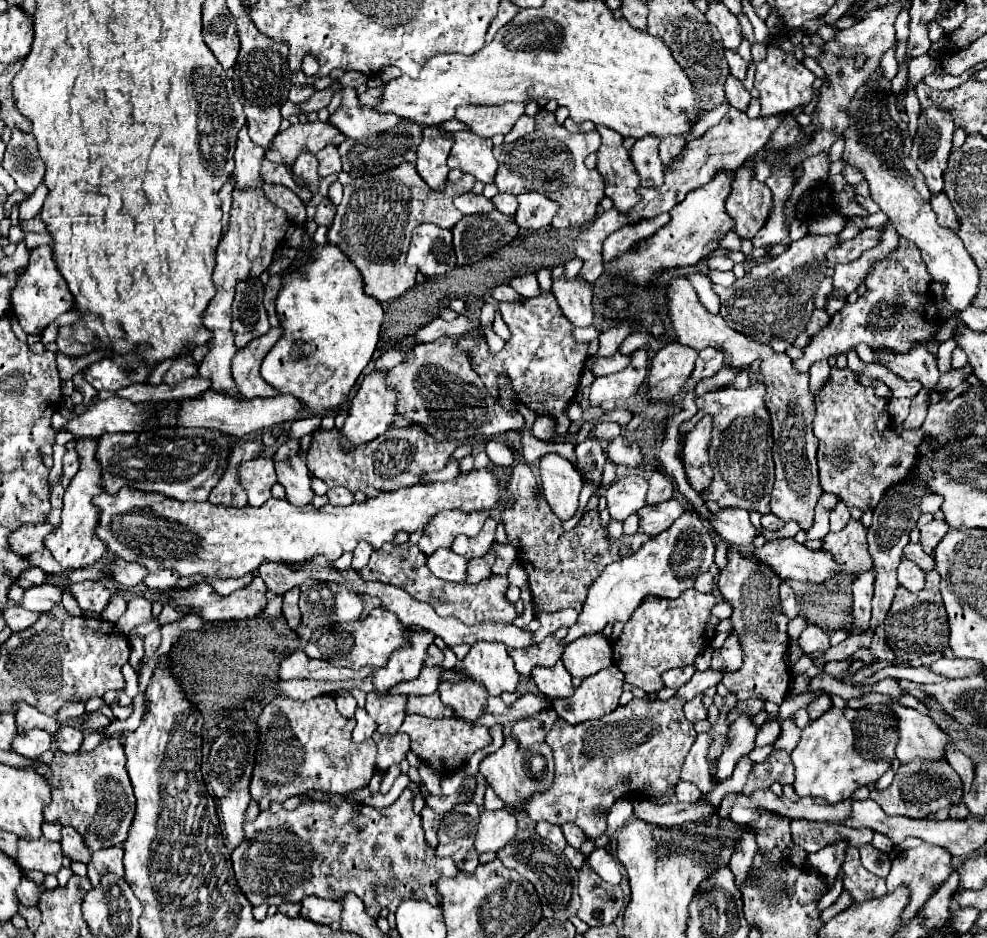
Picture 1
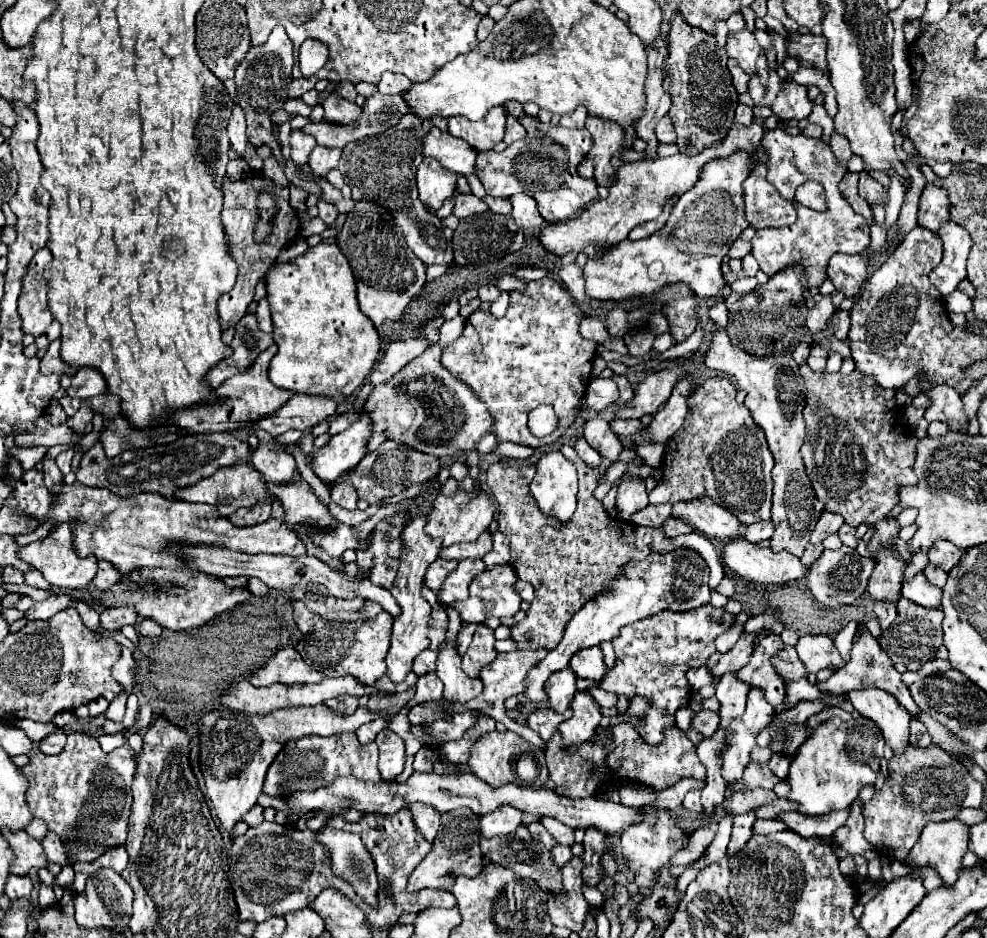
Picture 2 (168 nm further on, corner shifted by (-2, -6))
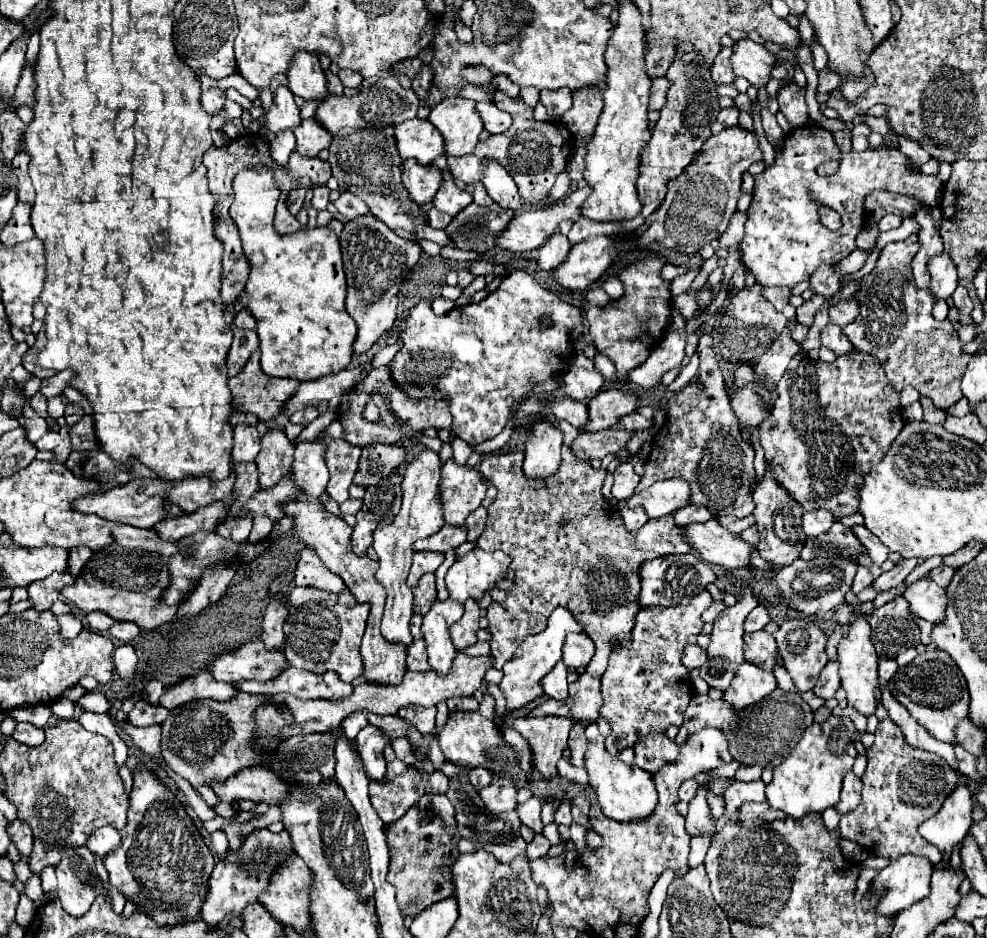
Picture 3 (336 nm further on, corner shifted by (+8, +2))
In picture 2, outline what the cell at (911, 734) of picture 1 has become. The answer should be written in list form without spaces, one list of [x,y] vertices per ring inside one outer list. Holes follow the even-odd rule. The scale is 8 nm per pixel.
[[[852,690],[848,692],[848,700],[862,716],[880,726],[882,736],[894,754],[902,754],[910,748],[912,716],[908,716],[908,710],[892,694],[882,690]]]

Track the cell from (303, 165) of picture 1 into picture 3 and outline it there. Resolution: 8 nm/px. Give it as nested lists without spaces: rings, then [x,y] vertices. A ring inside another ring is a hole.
[[[280,86],[274,92],[274,102],[264,118],[264,126],[270,132],[280,132],[284,128],[294,130],[298,124],[300,124],[300,114],[298,114],[298,106],[294,102],[294,96],[286,86]]]

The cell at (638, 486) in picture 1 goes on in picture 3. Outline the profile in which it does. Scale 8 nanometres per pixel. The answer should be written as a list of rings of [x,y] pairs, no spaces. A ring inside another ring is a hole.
[[[626,462],[616,468],[614,472],[614,484],[612,484],[612,496],[616,500],[626,500],[634,494],[634,488],[638,486],[640,476],[634,470],[632,462]]]

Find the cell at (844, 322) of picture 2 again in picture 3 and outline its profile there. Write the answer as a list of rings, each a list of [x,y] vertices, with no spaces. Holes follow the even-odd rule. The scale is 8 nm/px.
[[[854,298],[830,308],[830,322],[838,324],[838,326],[846,326],[856,316],[858,316],[858,300],[854,300]]]

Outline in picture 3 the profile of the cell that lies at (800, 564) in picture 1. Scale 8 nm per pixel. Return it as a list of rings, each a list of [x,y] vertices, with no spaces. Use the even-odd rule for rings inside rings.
[[[708,520],[704,524],[688,524],[684,530],[686,542],[704,558],[708,564],[718,564],[724,568],[748,568],[752,548],[738,536],[724,530],[718,520]]]

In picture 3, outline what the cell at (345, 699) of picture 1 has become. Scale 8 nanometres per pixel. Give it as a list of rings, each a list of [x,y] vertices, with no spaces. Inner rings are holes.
[[[288,666],[282,676],[268,680],[268,682],[256,682],[256,680],[242,680],[234,682],[234,686],[240,692],[250,694],[292,694],[300,700],[314,700],[314,698],[326,698],[326,700],[338,700],[352,692],[352,684],[338,678],[336,672],[326,674],[314,674],[308,670],[298,670]]]

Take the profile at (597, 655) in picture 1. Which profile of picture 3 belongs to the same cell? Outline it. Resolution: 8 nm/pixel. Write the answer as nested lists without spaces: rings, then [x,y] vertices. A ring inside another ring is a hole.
[[[584,632],[568,634],[562,652],[564,652],[562,660],[566,666],[580,668],[580,666],[586,666],[590,662],[590,658],[594,656],[594,642]]]

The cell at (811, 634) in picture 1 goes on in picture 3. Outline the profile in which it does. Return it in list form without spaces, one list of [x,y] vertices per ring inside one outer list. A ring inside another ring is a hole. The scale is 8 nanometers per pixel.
[[[788,620],[784,624],[780,624],[780,628],[774,632],[774,640],[778,644],[778,652],[784,660],[784,668],[786,672],[792,676],[796,690],[806,692],[812,690],[818,674],[822,672],[822,668],[828,662],[828,656],[824,652],[826,646],[826,634],[814,624],[814,622],[806,622],[806,620]]]

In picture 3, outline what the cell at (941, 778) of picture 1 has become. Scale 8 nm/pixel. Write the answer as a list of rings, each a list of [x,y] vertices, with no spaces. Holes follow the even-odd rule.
[[[890,718],[880,720],[874,736],[874,744],[866,750],[868,766],[862,776],[862,800],[854,812],[842,816],[838,824],[840,834],[874,856],[896,860],[898,856],[910,852],[926,856],[938,864],[942,854],[938,848],[922,840],[918,826],[942,808],[946,796],[956,786],[956,774],[944,760],[940,760],[940,756],[908,746],[902,732]]]

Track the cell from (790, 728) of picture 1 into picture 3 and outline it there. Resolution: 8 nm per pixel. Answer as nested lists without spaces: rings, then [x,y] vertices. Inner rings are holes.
[[[740,766],[734,774],[734,780],[758,780],[762,774],[762,768],[756,766]]]

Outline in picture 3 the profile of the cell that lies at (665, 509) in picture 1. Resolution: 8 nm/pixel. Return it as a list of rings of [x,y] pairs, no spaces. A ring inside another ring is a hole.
[[[688,504],[686,508],[680,508],[672,516],[674,516],[674,520],[676,520],[678,526],[686,526],[686,524],[692,524],[692,522],[706,522],[706,520],[712,518],[712,514],[708,512],[708,508],[694,506],[694,504]]]

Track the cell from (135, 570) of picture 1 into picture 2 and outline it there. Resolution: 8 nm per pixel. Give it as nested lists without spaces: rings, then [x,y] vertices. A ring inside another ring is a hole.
[[[106,560],[98,562],[98,574],[94,576],[94,586],[98,590],[112,588],[112,584],[118,584],[120,580],[122,580],[122,574],[112,564],[108,564]]]

